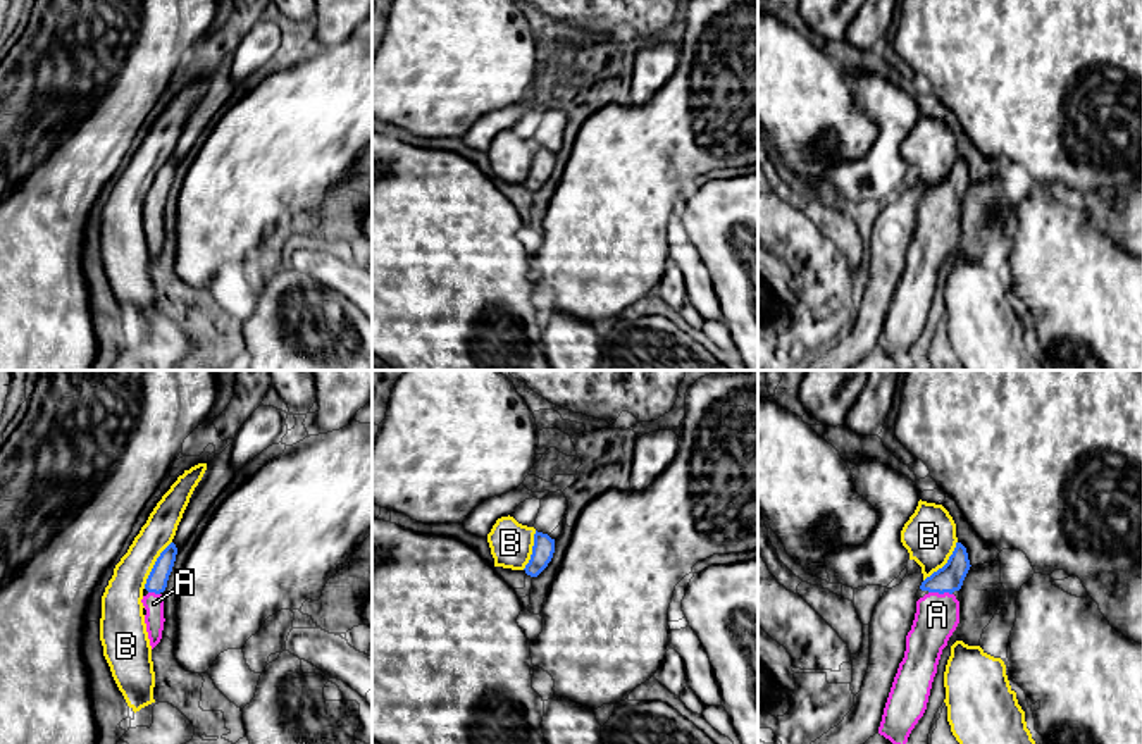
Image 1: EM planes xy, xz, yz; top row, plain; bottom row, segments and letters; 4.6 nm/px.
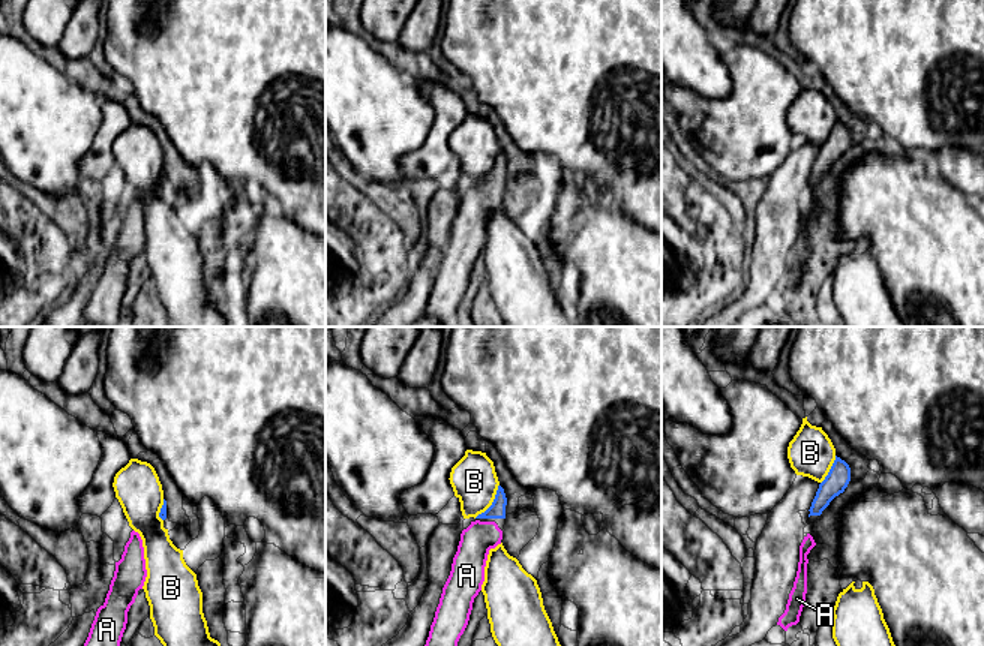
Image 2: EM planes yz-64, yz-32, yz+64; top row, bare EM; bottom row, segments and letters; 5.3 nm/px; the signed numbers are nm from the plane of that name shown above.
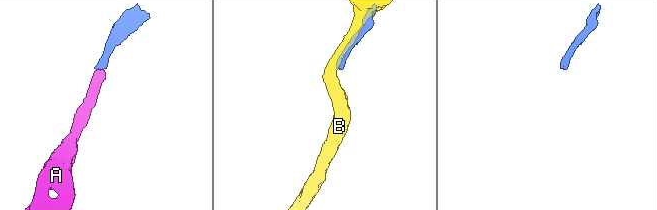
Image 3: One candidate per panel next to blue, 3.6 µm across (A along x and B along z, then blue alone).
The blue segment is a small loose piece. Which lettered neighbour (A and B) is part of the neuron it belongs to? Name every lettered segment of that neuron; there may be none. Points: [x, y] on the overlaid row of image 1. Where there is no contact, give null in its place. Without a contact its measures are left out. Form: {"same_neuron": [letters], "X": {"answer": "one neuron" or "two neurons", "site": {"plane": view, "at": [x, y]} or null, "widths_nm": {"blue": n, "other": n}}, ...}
{"same_neuron": ["A"], "A": {"answer": "one neuron", "site": {"plane": "yz", "at": [941, 593]}, "widths_nm": {"blue": 130, "other": 200}}, "B": {"answer": "two neurons", "site": {"plane": "xy", "at": [154, 565]}, "widths_nm": {"blue": 100, "other": 190}}}

